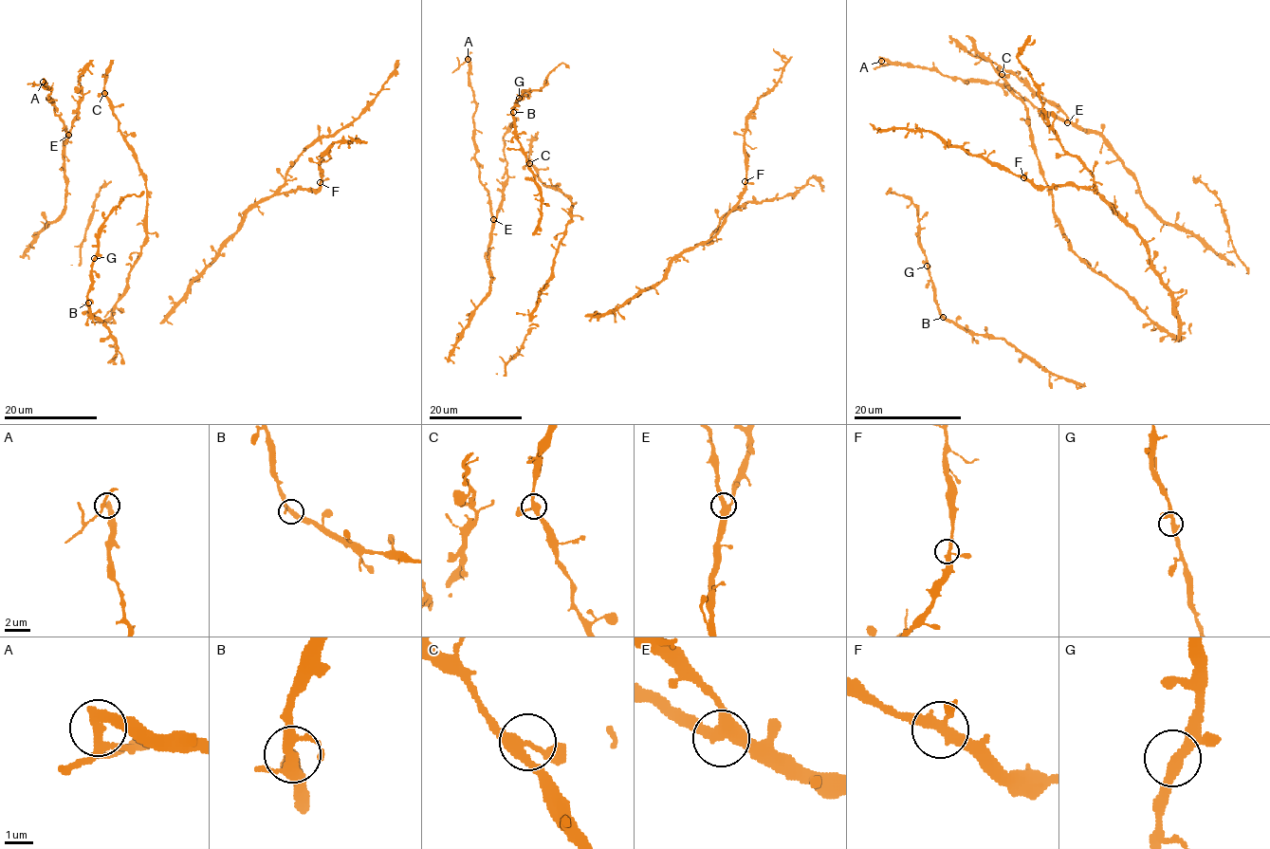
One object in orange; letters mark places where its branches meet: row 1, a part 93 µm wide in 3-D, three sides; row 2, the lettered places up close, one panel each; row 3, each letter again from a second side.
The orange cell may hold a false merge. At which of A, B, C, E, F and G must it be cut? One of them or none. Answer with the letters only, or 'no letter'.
A

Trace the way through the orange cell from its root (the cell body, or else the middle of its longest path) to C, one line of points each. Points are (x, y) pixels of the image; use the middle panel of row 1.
C: (567, 225), (571, 221), (571, 200), (561, 191), (545, 186), (529, 163)

